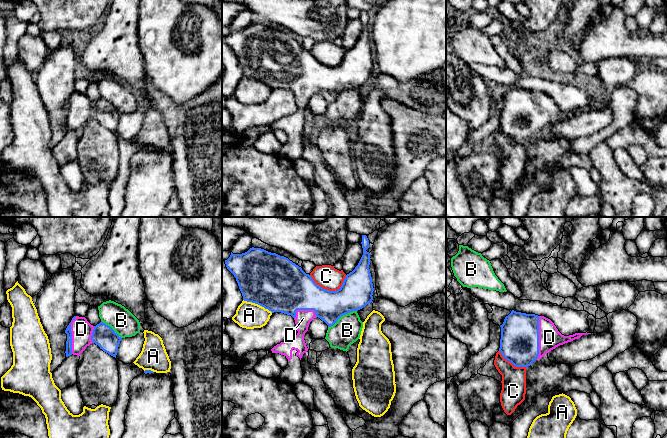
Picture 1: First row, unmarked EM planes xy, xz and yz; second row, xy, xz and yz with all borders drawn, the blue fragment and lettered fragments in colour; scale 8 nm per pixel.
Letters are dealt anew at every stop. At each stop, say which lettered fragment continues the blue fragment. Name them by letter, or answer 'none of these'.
D

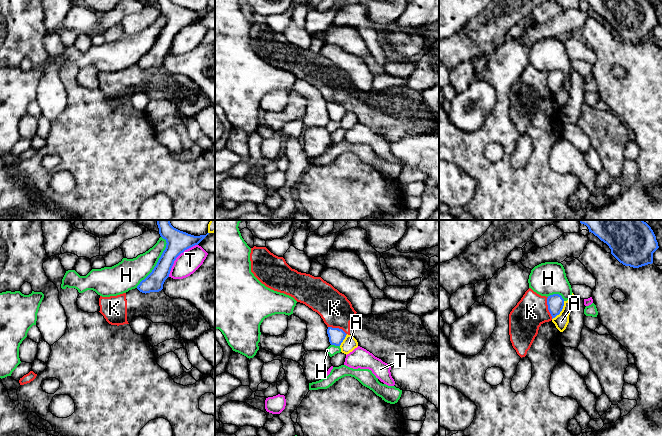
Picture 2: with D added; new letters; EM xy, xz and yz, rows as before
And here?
none of these

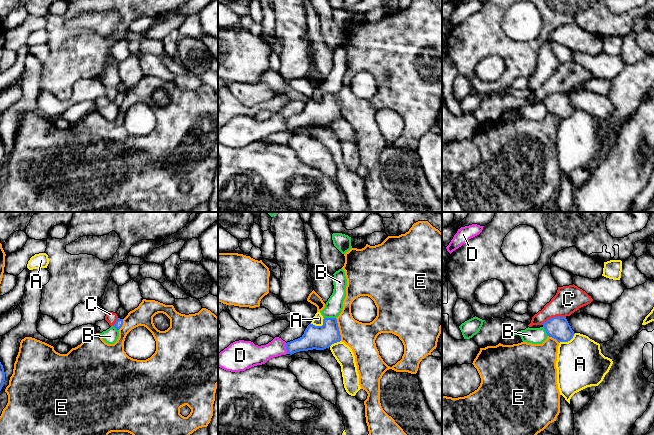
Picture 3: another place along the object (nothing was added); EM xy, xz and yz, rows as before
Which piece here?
none of these

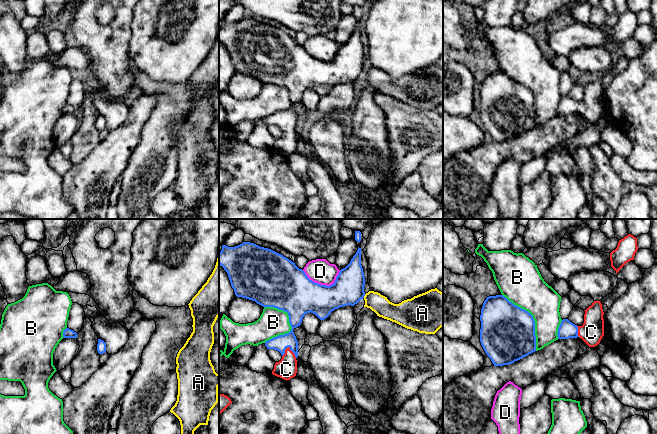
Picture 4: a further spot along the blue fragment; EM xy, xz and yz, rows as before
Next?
C

